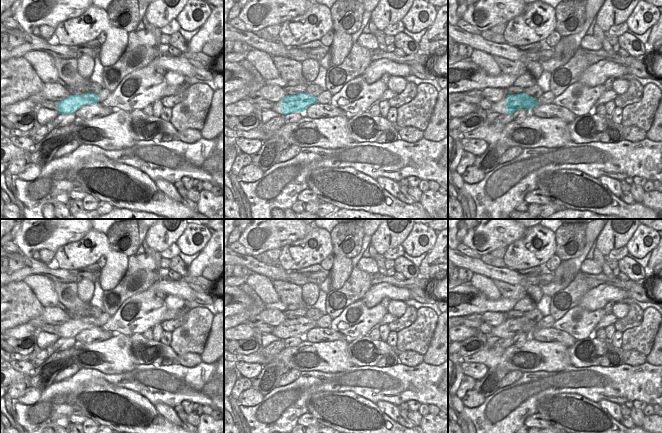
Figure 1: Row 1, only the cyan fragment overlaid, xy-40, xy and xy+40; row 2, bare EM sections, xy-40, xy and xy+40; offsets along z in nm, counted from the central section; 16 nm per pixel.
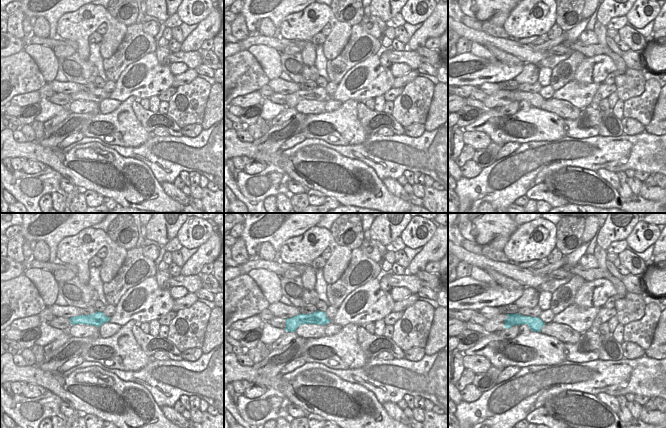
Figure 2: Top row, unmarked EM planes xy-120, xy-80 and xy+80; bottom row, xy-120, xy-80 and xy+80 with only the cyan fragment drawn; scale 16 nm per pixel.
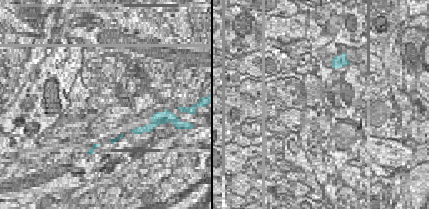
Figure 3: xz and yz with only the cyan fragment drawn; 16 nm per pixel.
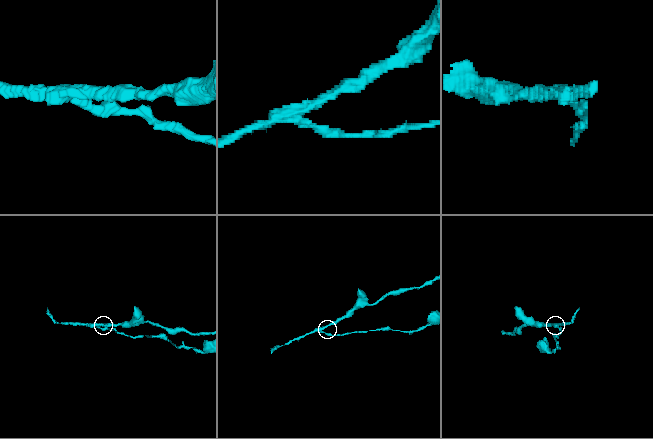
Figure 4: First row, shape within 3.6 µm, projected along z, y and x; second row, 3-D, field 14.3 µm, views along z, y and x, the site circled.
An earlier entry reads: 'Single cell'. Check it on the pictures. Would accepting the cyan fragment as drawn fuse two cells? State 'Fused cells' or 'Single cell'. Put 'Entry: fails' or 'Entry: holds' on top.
Entry: fails
Fused cells

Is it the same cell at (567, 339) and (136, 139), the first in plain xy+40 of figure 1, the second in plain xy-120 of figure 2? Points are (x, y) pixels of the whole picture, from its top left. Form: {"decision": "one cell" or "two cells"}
{"decision": "two cells"}

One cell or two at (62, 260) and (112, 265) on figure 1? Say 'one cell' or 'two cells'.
one cell

